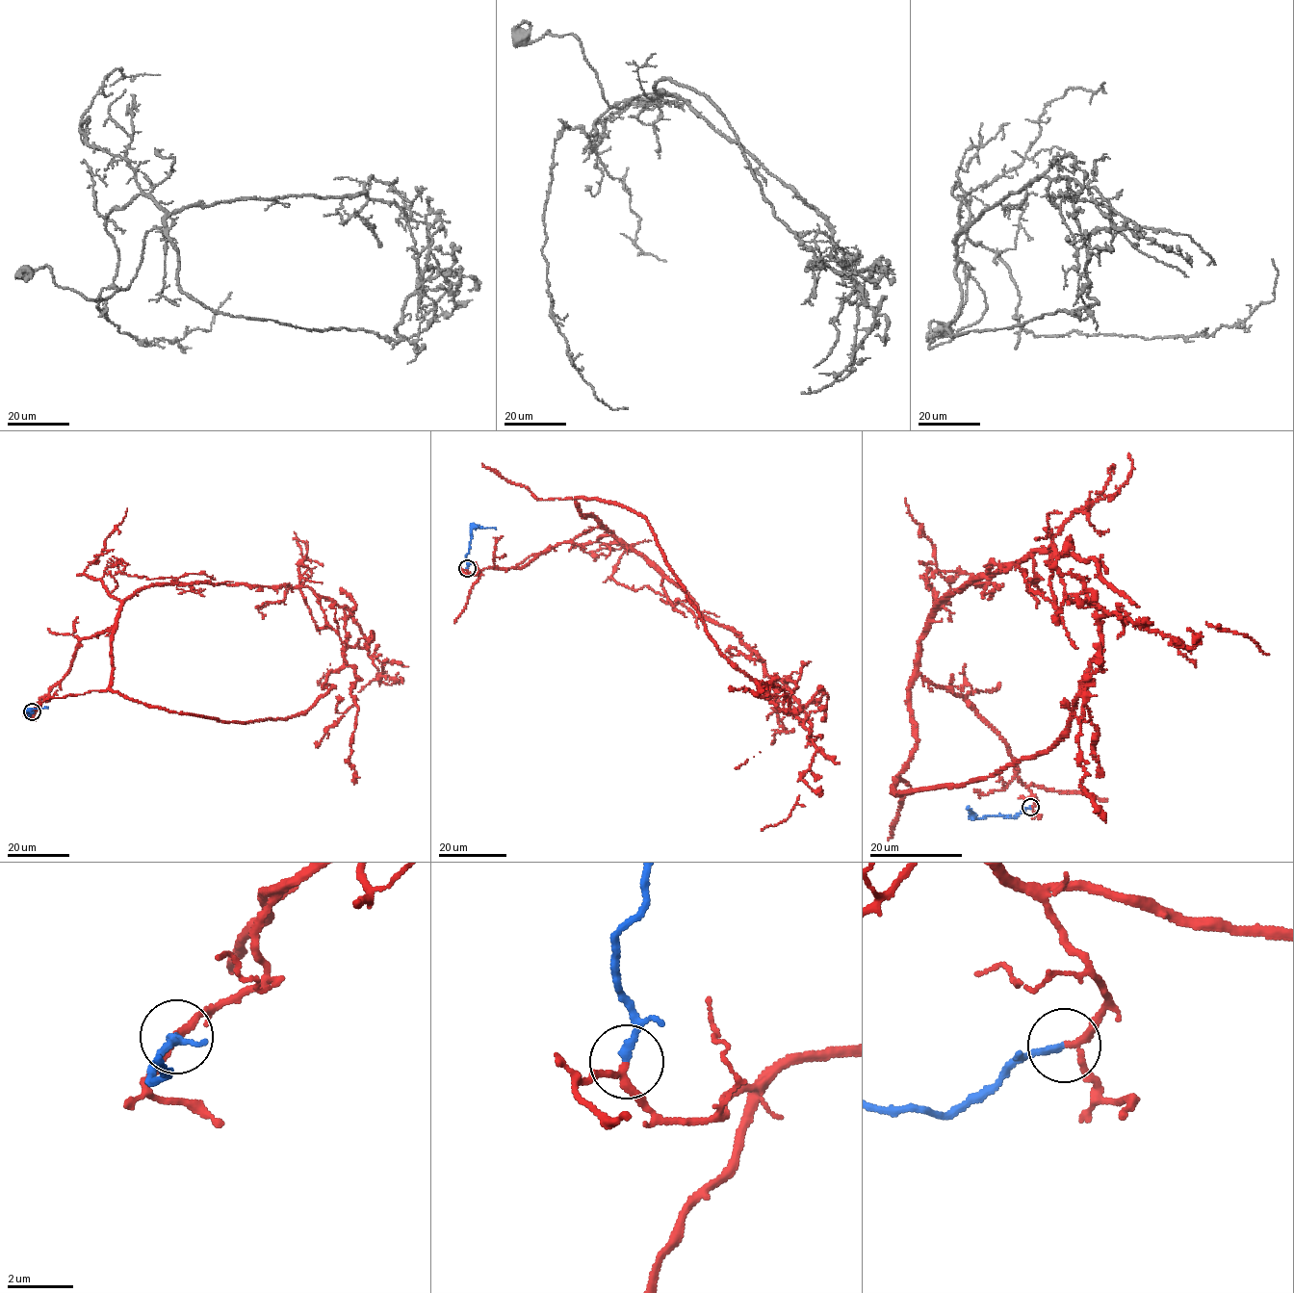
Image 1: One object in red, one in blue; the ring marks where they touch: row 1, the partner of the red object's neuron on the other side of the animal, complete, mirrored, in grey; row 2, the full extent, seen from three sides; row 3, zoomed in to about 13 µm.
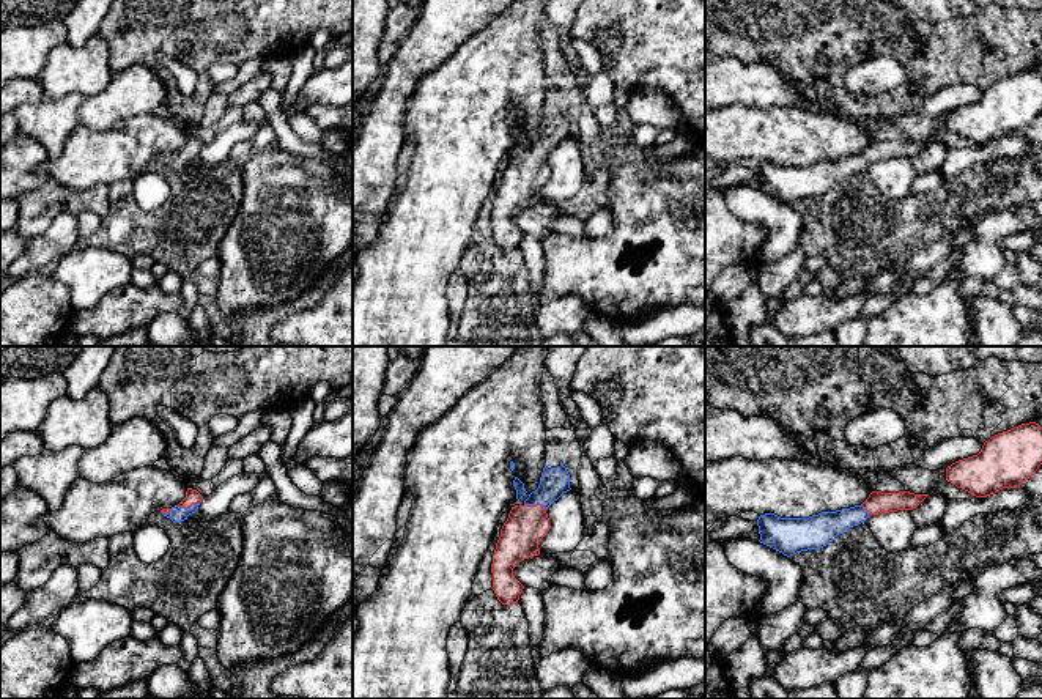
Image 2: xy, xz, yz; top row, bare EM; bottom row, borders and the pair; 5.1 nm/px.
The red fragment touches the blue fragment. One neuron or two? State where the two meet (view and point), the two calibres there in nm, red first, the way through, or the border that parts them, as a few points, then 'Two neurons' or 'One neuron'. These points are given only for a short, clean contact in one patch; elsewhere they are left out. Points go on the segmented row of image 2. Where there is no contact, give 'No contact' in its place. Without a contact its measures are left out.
Touches red at xy (188, 506). Thickness 80 nm (red) against 80 nm. Path across: xy (192, 496), (188, 506), (177, 514). One neuron

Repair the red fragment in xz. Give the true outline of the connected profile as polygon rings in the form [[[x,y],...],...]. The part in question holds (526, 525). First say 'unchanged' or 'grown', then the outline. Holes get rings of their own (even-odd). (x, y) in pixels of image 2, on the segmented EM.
grown | [[[563,463],[543,468],[540,485],[523,505],[512,507],[493,554],[493,590],[502,605],[518,603],[524,586],[515,578],[518,562],[538,556],[540,542],[549,531],[548,507],[570,491],[570,474]]]

